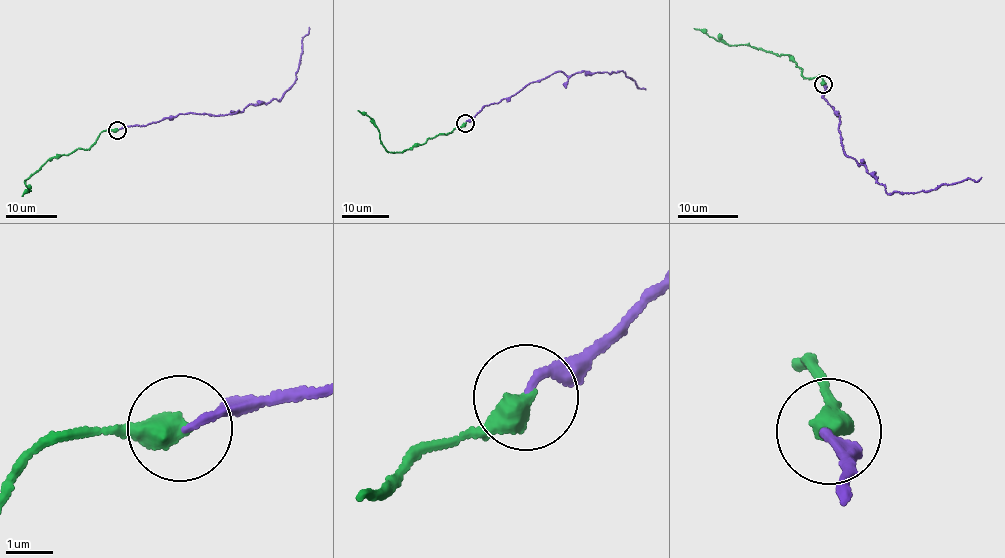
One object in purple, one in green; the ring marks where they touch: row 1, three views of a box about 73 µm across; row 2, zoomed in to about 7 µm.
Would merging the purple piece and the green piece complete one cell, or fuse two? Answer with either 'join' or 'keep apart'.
join

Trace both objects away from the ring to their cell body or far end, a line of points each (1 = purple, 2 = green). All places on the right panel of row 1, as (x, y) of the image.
1: (822, 85), (826, 89), (822, 97), (841, 121), (843, 150), (887, 192), (927, 191), (982, 177)
2: (823, 84), (819, 75), (805, 78), (800, 67), (788, 54), (755, 49), (743, 43), (730, 46), (694, 28)

